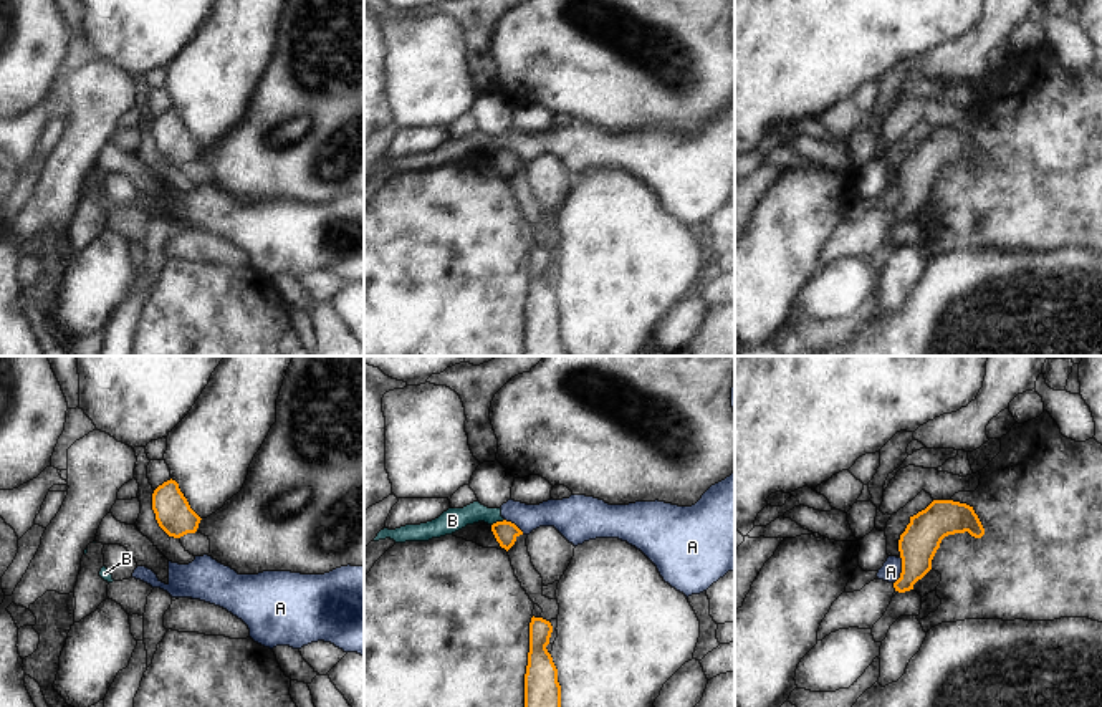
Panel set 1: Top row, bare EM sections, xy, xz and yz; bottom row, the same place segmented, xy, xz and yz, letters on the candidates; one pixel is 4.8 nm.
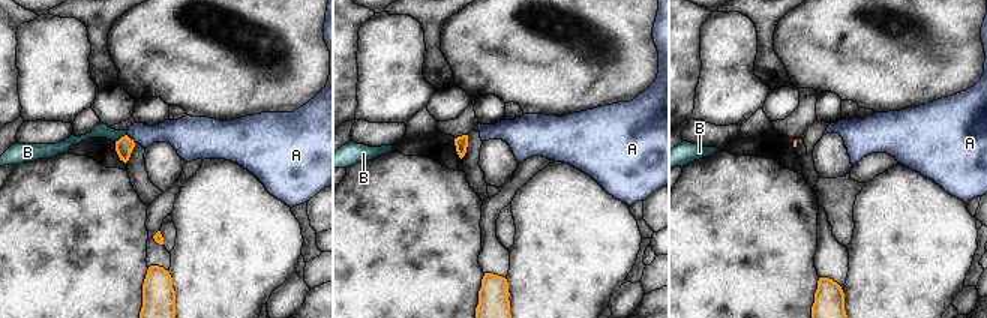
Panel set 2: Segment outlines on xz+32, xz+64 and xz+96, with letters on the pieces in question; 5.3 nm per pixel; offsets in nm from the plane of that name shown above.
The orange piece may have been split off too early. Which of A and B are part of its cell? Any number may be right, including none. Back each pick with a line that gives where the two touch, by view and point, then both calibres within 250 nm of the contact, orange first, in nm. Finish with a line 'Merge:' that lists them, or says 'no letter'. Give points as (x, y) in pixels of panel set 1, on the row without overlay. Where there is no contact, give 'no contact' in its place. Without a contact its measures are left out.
Merge: no letter

